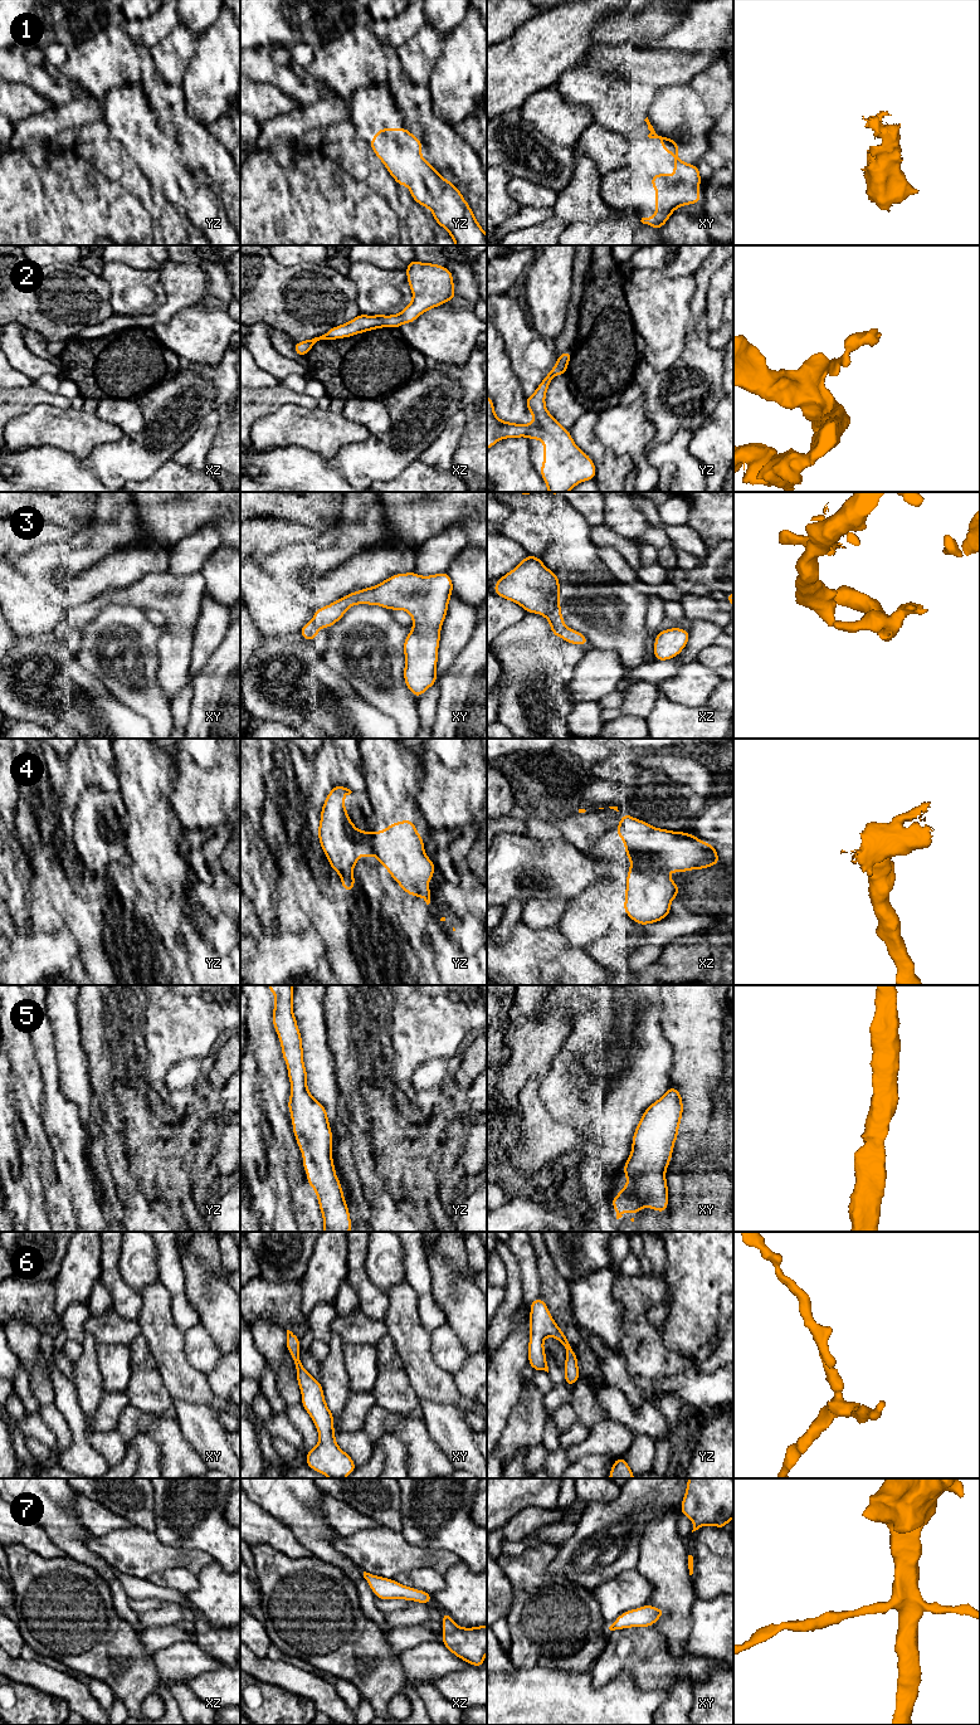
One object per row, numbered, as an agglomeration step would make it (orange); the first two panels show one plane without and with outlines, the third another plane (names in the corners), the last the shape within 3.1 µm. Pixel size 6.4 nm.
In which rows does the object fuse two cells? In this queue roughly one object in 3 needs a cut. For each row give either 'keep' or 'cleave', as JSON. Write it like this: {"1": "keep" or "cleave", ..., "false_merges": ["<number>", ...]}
{"1": "keep", "2": "keep", "3": "keep", "4": "cleave", "5": "keep", "6": "keep", "7": "keep", "false_merges": ["4"]}

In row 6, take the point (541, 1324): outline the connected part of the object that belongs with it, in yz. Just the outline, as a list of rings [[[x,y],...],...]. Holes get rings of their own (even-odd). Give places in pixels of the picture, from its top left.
[[[538,1297],[530,1305],[530,1343],[528,1343],[528,1364],[535,1371],[545,1370],[548,1373],[543,1339],[551,1336],[557,1339],[565,1348],[567,1355],[565,1359],[565,1384],[570,1388],[581,1376],[577,1368],[577,1355],[574,1353],[571,1343],[564,1331],[556,1325],[547,1305]]]

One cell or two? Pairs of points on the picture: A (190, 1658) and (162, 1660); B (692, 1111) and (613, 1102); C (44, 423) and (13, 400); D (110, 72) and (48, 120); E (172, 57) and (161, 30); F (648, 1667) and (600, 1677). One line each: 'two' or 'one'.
A: one
B: two
C: two
D: two
E: two
F: one

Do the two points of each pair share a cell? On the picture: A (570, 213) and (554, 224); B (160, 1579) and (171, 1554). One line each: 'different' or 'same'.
A: different
B: different

